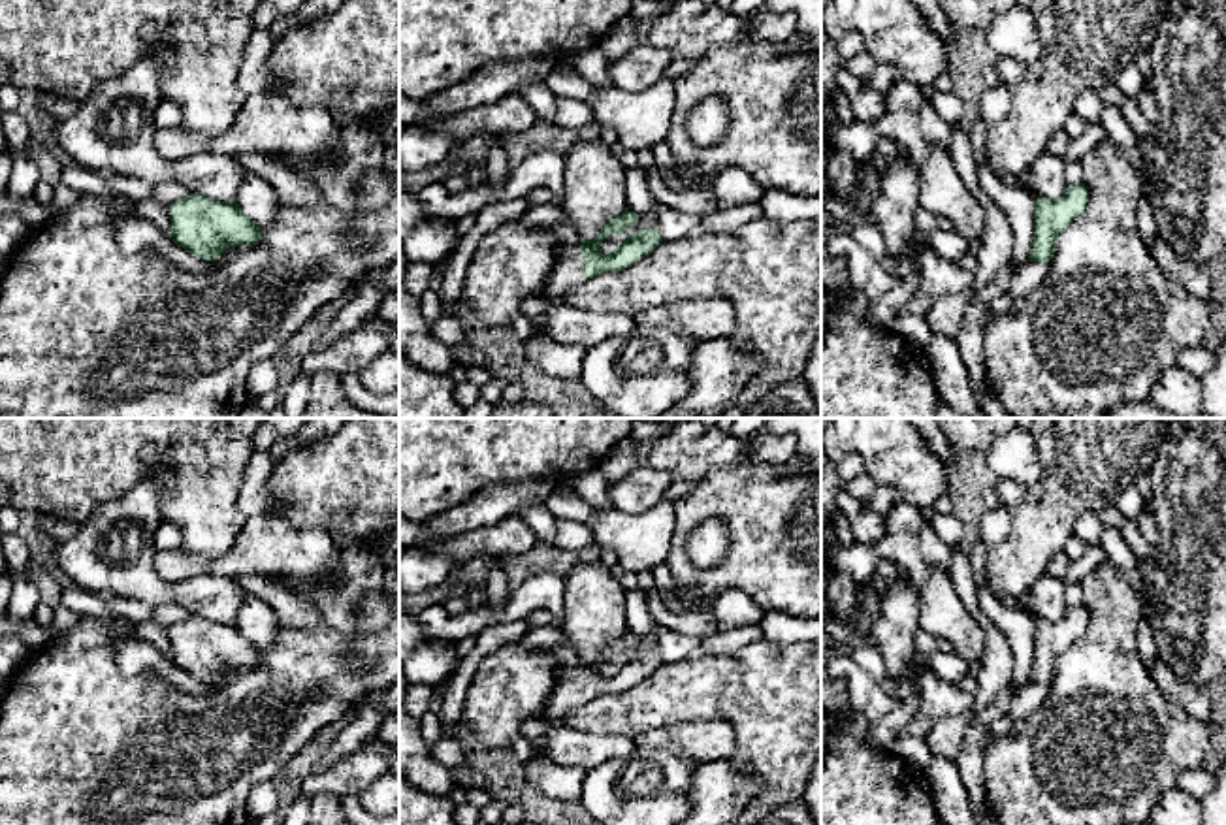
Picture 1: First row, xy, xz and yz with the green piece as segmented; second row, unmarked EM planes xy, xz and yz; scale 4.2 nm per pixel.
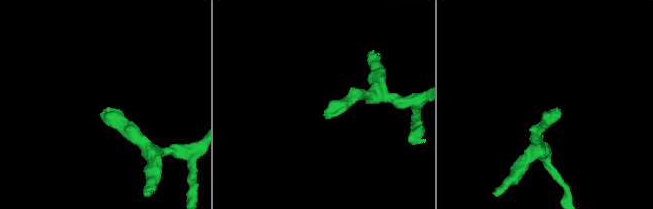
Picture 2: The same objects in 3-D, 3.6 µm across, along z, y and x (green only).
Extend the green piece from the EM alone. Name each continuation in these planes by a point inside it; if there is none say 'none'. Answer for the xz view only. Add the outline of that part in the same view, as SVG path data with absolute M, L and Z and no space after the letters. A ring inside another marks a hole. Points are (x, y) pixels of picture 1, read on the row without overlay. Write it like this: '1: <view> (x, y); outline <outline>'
1: xz (567, 694); outline M552 646L546 650L561 661L557 682L542 720L550 727L563 727L561 720L578 704L584 704L582 661L573 657L567 646Z

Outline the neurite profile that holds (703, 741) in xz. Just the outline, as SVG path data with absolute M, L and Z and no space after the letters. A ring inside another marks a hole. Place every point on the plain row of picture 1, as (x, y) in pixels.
M693 720L637 735L633 744L635 748L659 746L702 765L733 759L736 735L731 723L723 720Z

